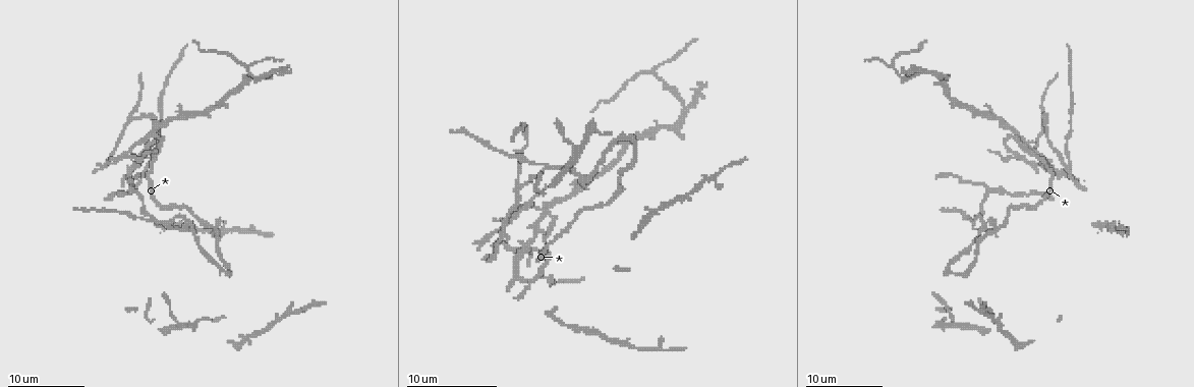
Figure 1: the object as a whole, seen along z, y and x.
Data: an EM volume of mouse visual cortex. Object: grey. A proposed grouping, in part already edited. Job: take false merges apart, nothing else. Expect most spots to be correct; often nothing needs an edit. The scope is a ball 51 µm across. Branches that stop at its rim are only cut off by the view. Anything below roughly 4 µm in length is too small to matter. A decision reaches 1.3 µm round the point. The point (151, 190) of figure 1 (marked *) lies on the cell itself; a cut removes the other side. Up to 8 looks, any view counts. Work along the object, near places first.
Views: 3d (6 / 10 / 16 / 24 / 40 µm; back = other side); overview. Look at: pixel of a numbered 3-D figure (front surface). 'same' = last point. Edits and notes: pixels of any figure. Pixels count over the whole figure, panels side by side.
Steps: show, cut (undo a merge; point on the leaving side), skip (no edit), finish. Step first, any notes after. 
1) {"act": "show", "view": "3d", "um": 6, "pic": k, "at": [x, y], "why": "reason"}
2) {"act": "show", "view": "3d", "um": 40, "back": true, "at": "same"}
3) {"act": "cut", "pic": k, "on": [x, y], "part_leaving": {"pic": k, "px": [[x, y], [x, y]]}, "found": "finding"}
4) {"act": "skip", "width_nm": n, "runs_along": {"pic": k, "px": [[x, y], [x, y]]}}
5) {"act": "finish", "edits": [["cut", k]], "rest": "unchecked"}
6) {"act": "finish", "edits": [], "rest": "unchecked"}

{"act": "show", "view": "3d", "um": 10, "pic": 1, "at": [987, 187]}

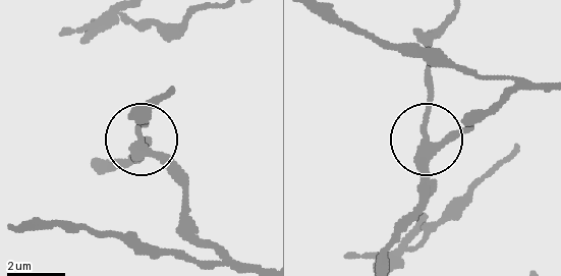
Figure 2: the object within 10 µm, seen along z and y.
{"act": "skip", "runs_along": {"pic": 2, "px": [[236, 264], [189, 216], [182, 186], [144, 145], [142, 120]]}, "found": "all the same cell"}

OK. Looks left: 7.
{"act": "show", "view": "3d", "um": 16, "pic": 1, "at": [1017, 158], "why": "arms part here"}

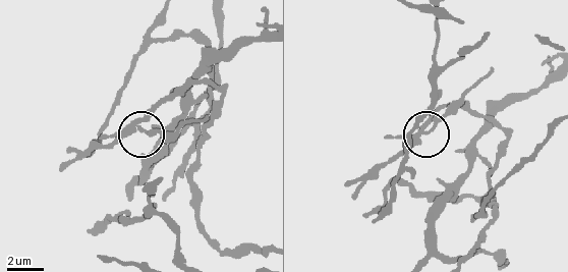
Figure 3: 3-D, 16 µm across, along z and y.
{"act": "cut", "pic": 3, "on": [156, 132], "arms": 3, "part_leaving": {"pic": 3, "px": [[423, 133], [490, 67]]}, "found": "a second cell is stuck on"}

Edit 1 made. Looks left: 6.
{"act": "show", "view": "overview", "why": "see it whole again"}

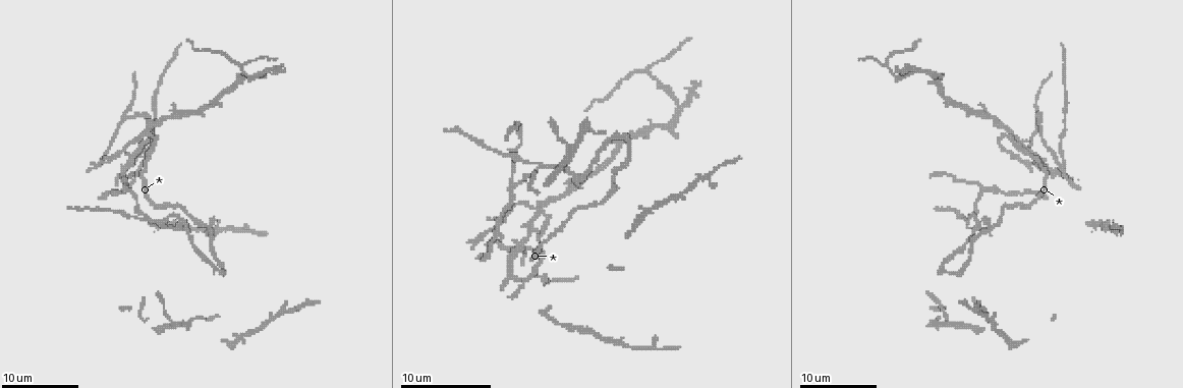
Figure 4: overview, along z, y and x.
{"act": "show", "view": "3d", "um": 10, "pic": 4, "at": [539, 168], "why": "two arms in line, one across"}

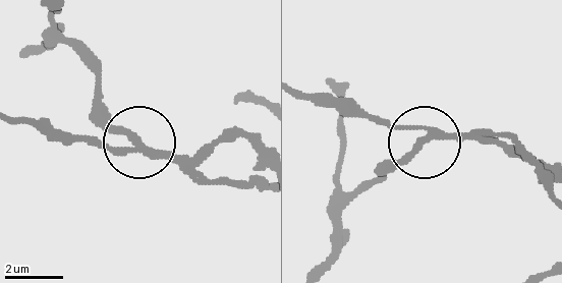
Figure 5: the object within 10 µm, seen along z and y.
{"act": "cut", "pic": 5, "on": [205, 180], "width_nm": 210, "part_leaving": {"pic": 5, "px": [[168, 158], [17, 124]]}, "found": "two cells meet here"}

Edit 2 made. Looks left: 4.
{"act": "show", "view": "3d", "um": 6, "pic": 4, "at": [283, 309]}

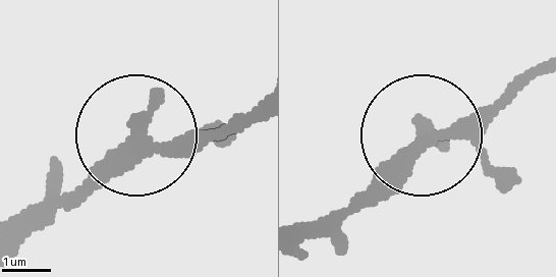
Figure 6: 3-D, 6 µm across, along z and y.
{"act": "show", "view": "3d", "um": 6, "back": true, "pic": 6, "at": [426, 141]}

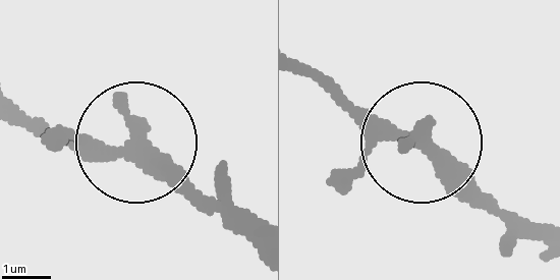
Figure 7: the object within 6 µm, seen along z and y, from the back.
{"act": "skip", "arms": 5, "found": "all the same cell"}

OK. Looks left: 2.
{"act": "finish", "edits": [["cut", 3], ["cut", 5]], "rest": "unchecked"}

